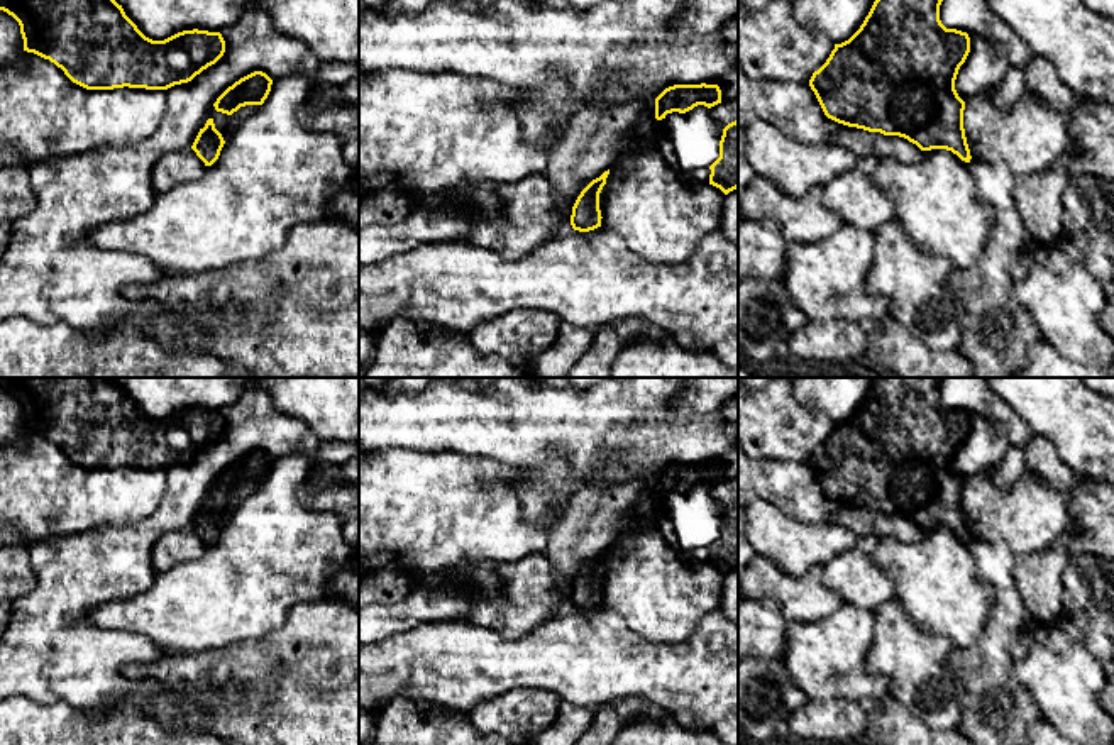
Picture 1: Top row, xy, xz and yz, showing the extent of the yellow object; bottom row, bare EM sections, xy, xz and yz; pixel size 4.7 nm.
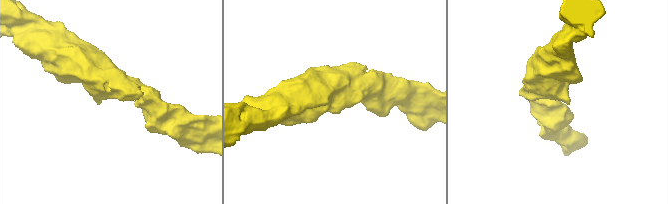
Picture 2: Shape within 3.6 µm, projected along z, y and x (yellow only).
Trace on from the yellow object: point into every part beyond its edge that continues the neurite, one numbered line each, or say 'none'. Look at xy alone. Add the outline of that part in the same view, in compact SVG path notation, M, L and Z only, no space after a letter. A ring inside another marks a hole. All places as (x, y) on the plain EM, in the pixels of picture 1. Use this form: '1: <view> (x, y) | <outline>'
none

